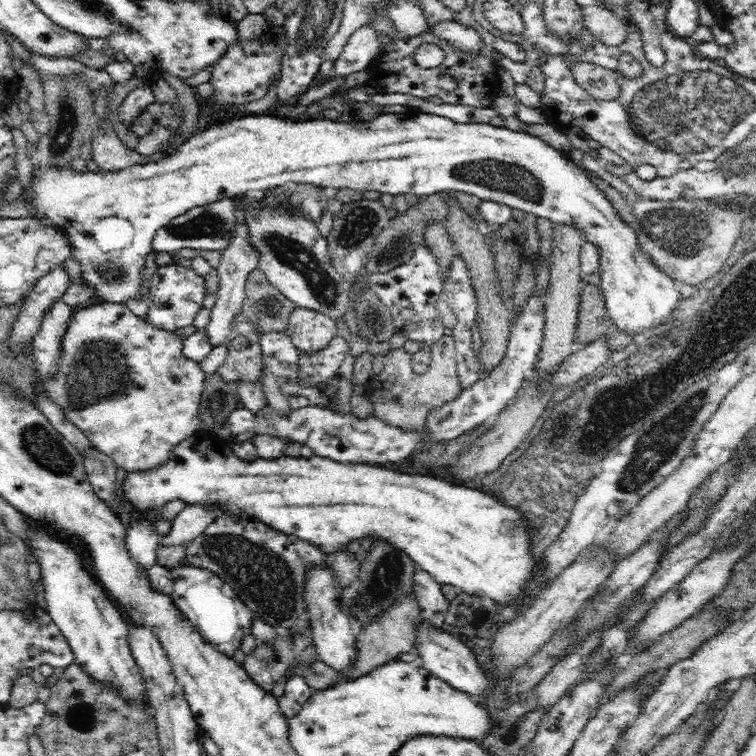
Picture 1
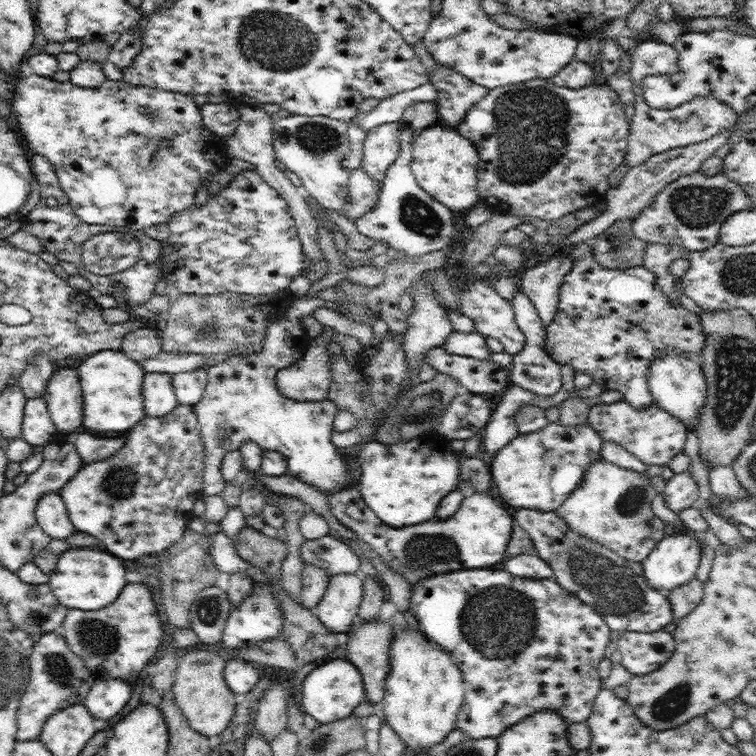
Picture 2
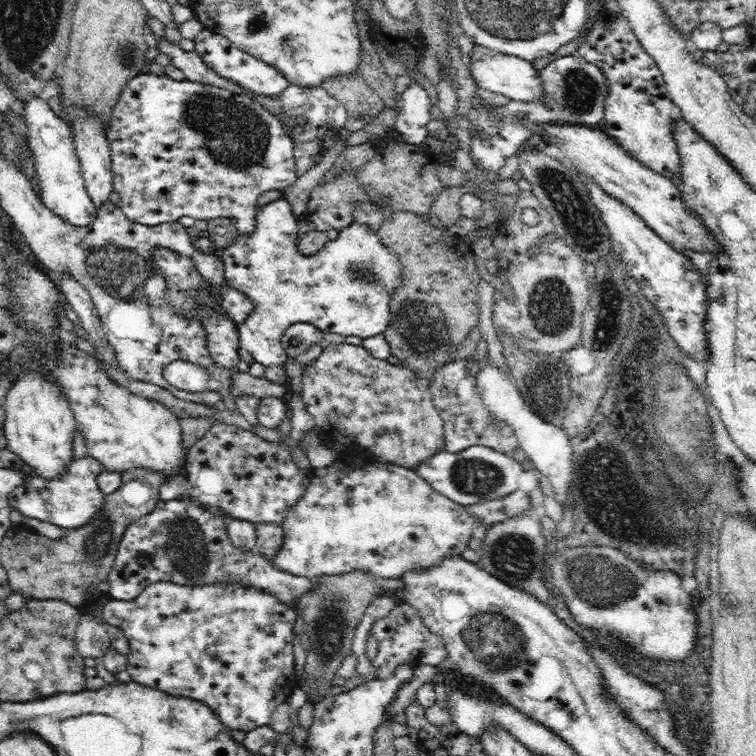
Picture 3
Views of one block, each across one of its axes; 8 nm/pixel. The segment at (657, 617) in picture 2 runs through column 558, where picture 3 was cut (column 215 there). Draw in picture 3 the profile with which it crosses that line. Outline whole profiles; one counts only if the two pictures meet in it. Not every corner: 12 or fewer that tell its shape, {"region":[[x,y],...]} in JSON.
{"region":[[159,499],[126,526],[104,583],[235,583],[293,607],[317,586],[234,546],[226,518]]}

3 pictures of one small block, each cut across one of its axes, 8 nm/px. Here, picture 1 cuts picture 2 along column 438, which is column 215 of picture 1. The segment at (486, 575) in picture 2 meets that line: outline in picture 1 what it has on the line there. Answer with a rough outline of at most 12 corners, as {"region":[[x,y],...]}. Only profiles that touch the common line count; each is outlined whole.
{"region":[[183,563],[170,596],[233,658],[256,615],[211,570]]}

